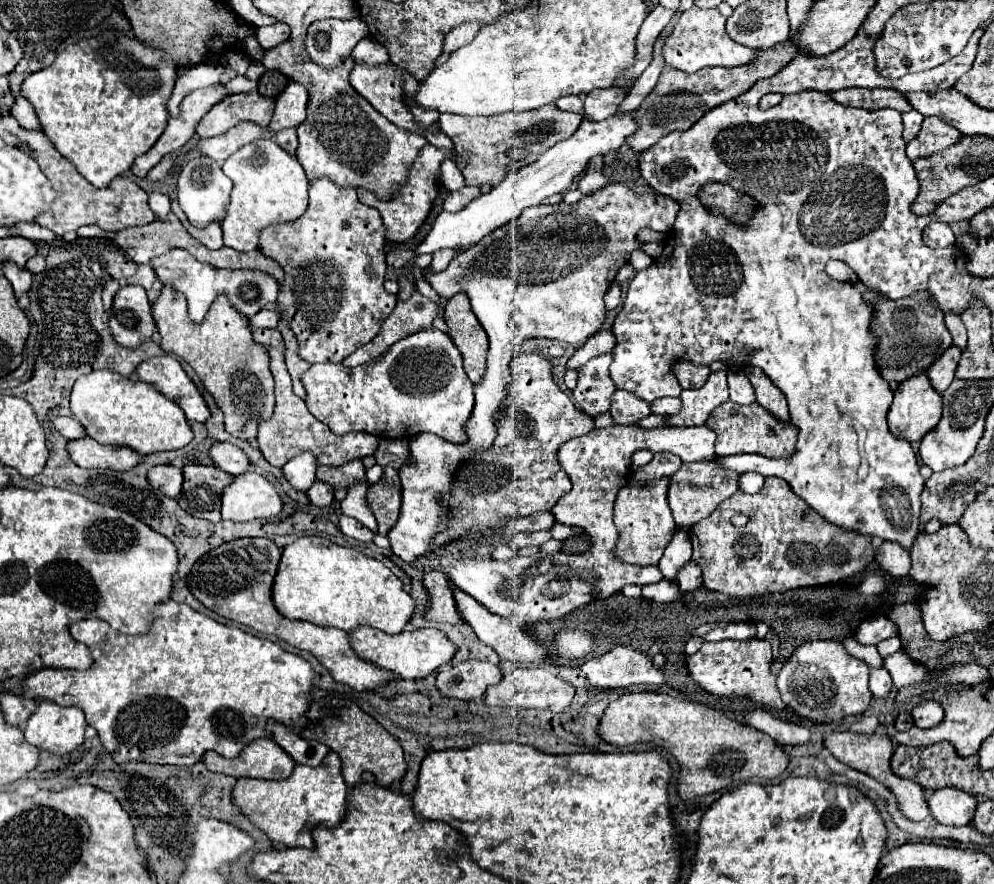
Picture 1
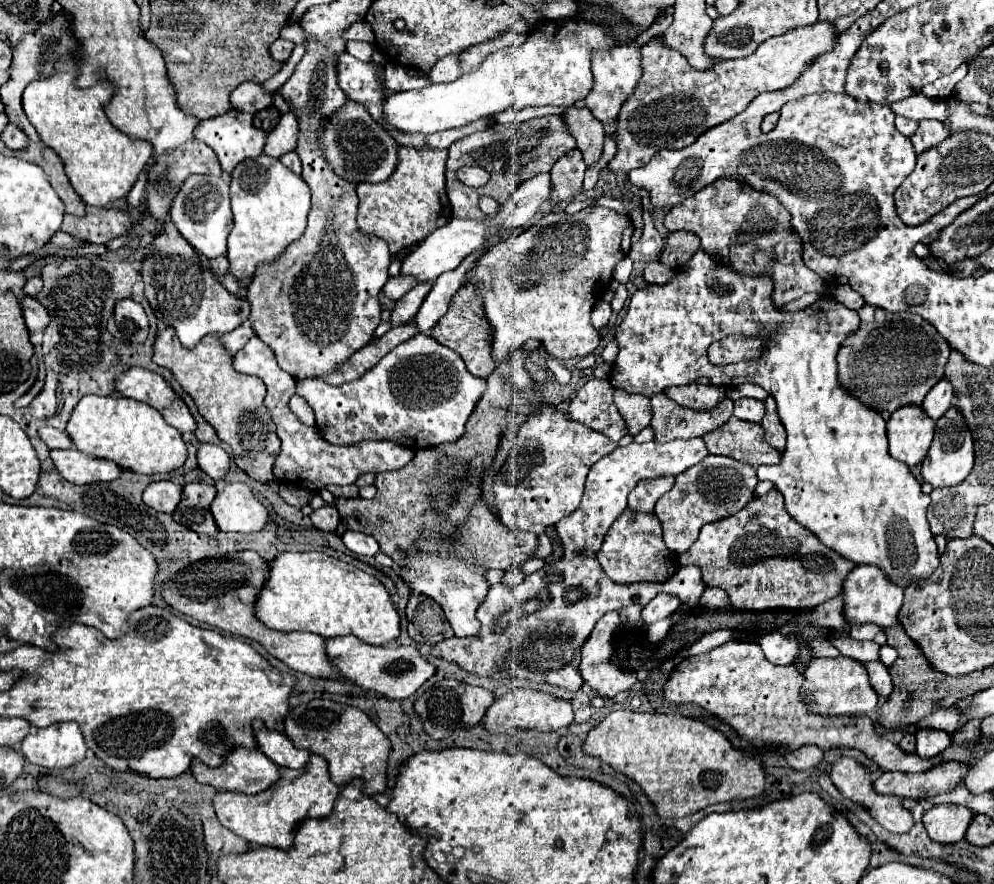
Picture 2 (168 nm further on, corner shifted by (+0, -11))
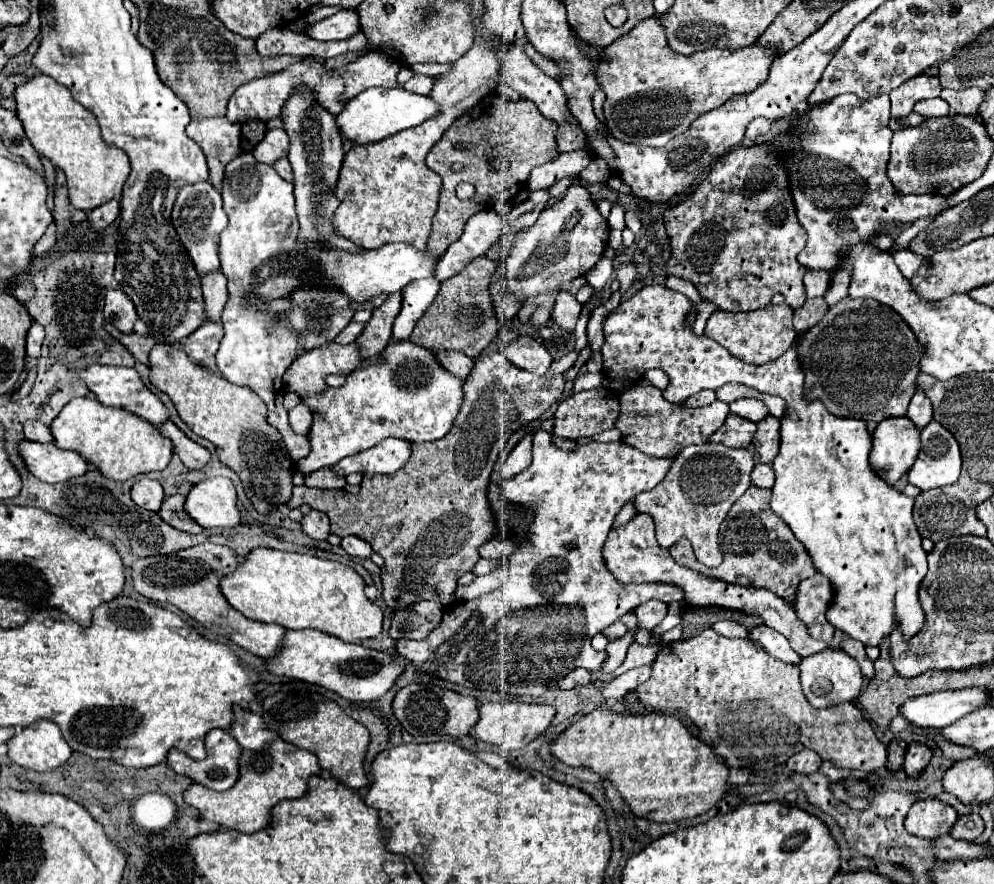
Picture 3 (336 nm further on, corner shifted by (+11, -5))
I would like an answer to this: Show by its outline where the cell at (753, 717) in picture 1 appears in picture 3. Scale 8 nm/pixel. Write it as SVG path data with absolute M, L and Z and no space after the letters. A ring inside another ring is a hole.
M802 751L802 753L792 755L786 765L788 765L788 769L792 769L796 773L810 775L810 773L816 773L820 769L820 763L822 763L822 759L814 751Z

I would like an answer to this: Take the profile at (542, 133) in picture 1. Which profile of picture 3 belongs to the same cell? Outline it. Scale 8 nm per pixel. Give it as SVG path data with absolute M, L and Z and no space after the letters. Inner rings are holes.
M528 99L508 101L506 111L496 109L492 113L482 113L478 117L474 117L470 111L460 115L426 157L426 165L432 171L436 171L444 181L426 249L432 249L436 257L442 257L448 245L460 239L468 217L472 217L478 211L492 209L498 201L512 201L512 197L516 197L526 185L528 175L534 167L548 163L560 155L556 151L554 135L556 123L544 119L544 115ZM456 161L464 165L460 173L454 173L450 169ZM458 183L472 183L476 187L474 197L468 201L460 201L456 197Z

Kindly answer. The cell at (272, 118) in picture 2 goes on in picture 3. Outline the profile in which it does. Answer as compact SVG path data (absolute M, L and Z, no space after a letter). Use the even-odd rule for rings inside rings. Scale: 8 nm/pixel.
M248 121L246 125L242 125L242 149L252 151L254 145L258 145L258 141L264 137L264 133L266 133L266 123Z

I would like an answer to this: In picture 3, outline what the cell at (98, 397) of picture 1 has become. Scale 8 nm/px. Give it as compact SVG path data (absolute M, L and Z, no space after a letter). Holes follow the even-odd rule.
M76 397L50 425L54 445L64 451L76 451L90 461L110 481L126 481L140 473L166 469L172 457L172 443L160 431L124 409L104 407L98 399Z

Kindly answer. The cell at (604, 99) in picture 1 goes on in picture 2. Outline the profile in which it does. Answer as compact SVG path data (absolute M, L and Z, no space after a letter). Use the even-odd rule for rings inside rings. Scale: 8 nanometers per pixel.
M573 149L563 159L559 159L559 163L555 163L555 167L551 169L551 183L555 187L551 199L561 203L579 195L583 185L583 175L585 175L585 163L581 151Z

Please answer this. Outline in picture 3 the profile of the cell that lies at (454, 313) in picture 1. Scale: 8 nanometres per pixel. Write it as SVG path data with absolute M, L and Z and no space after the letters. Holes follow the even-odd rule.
M486 255L474 257L458 275L442 281L436 301L428 307L424 317L420 317L408 341L426 349L464 351L472 359L480 357L486 349L490 349L490 345L494 343L500 331L500 323L494 311L494 301L490 295L490 283L496 269L498 263L488 259Z

